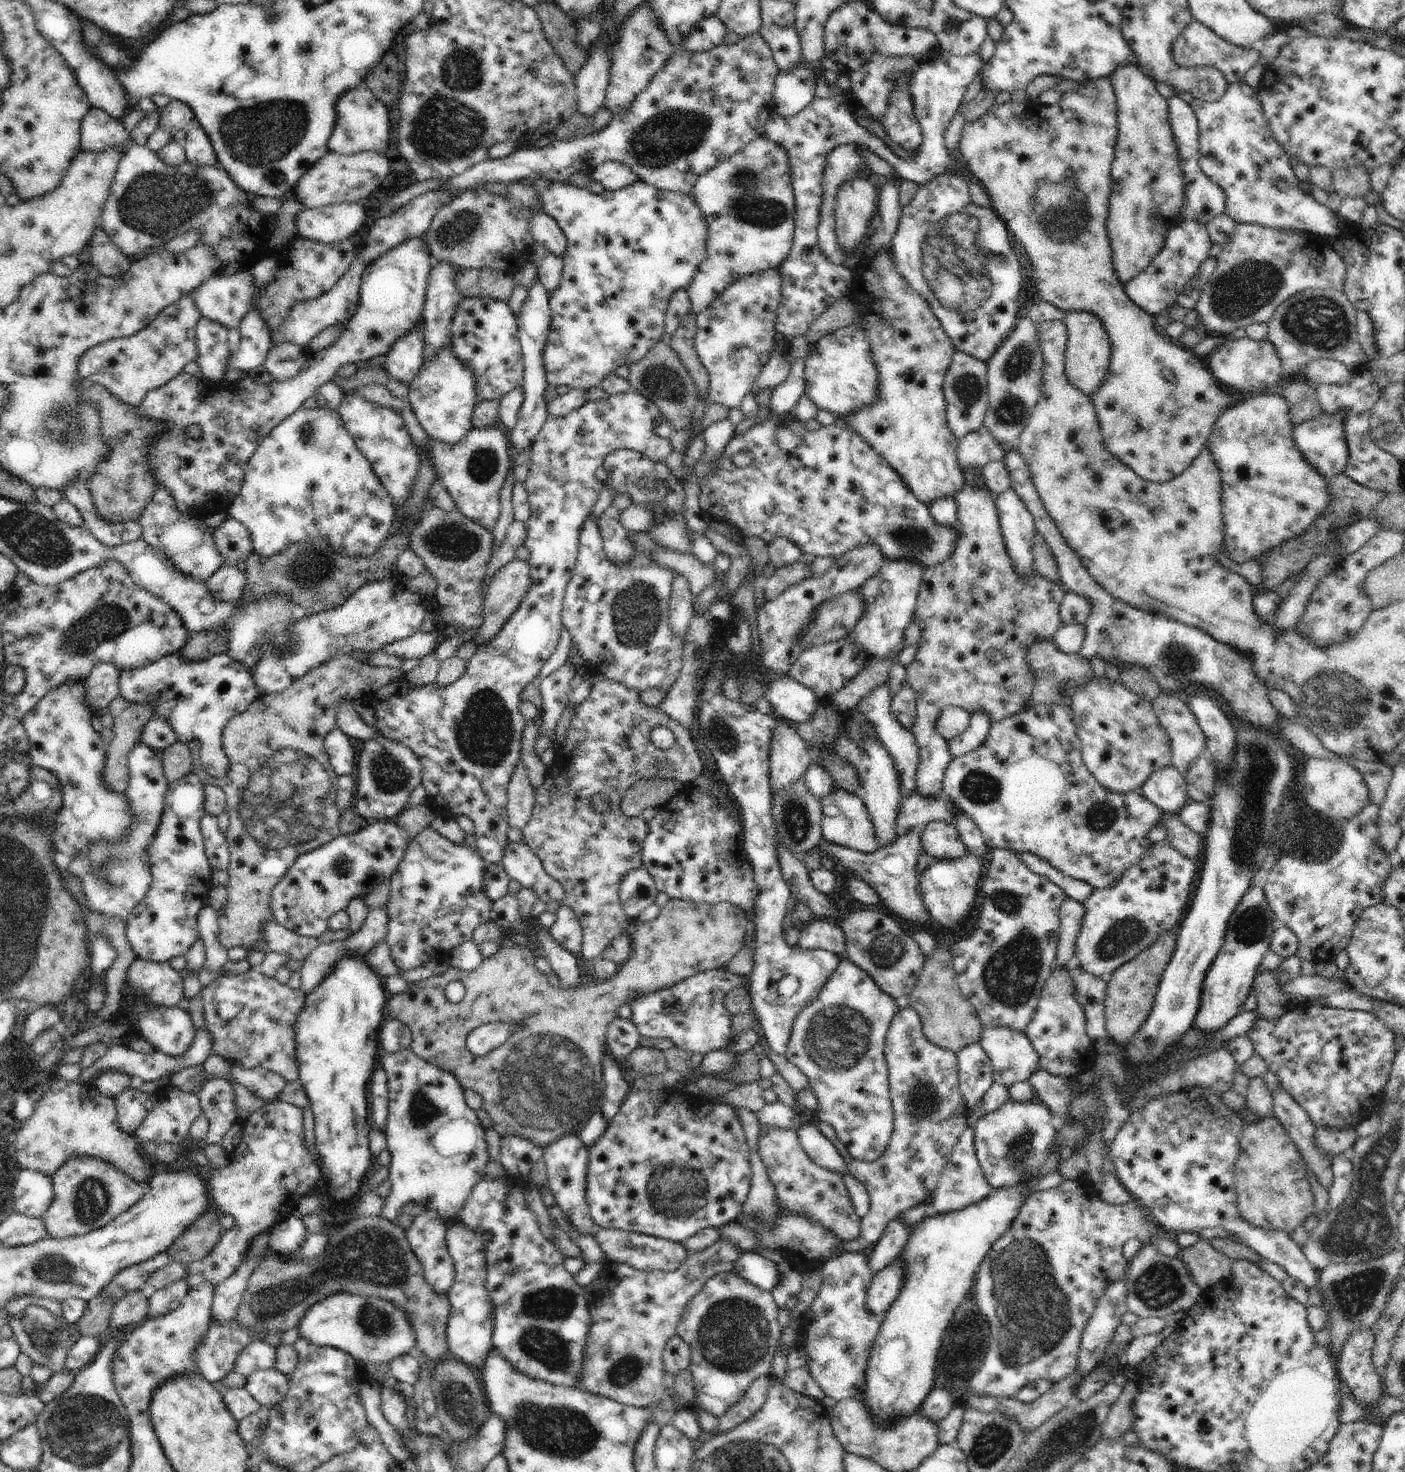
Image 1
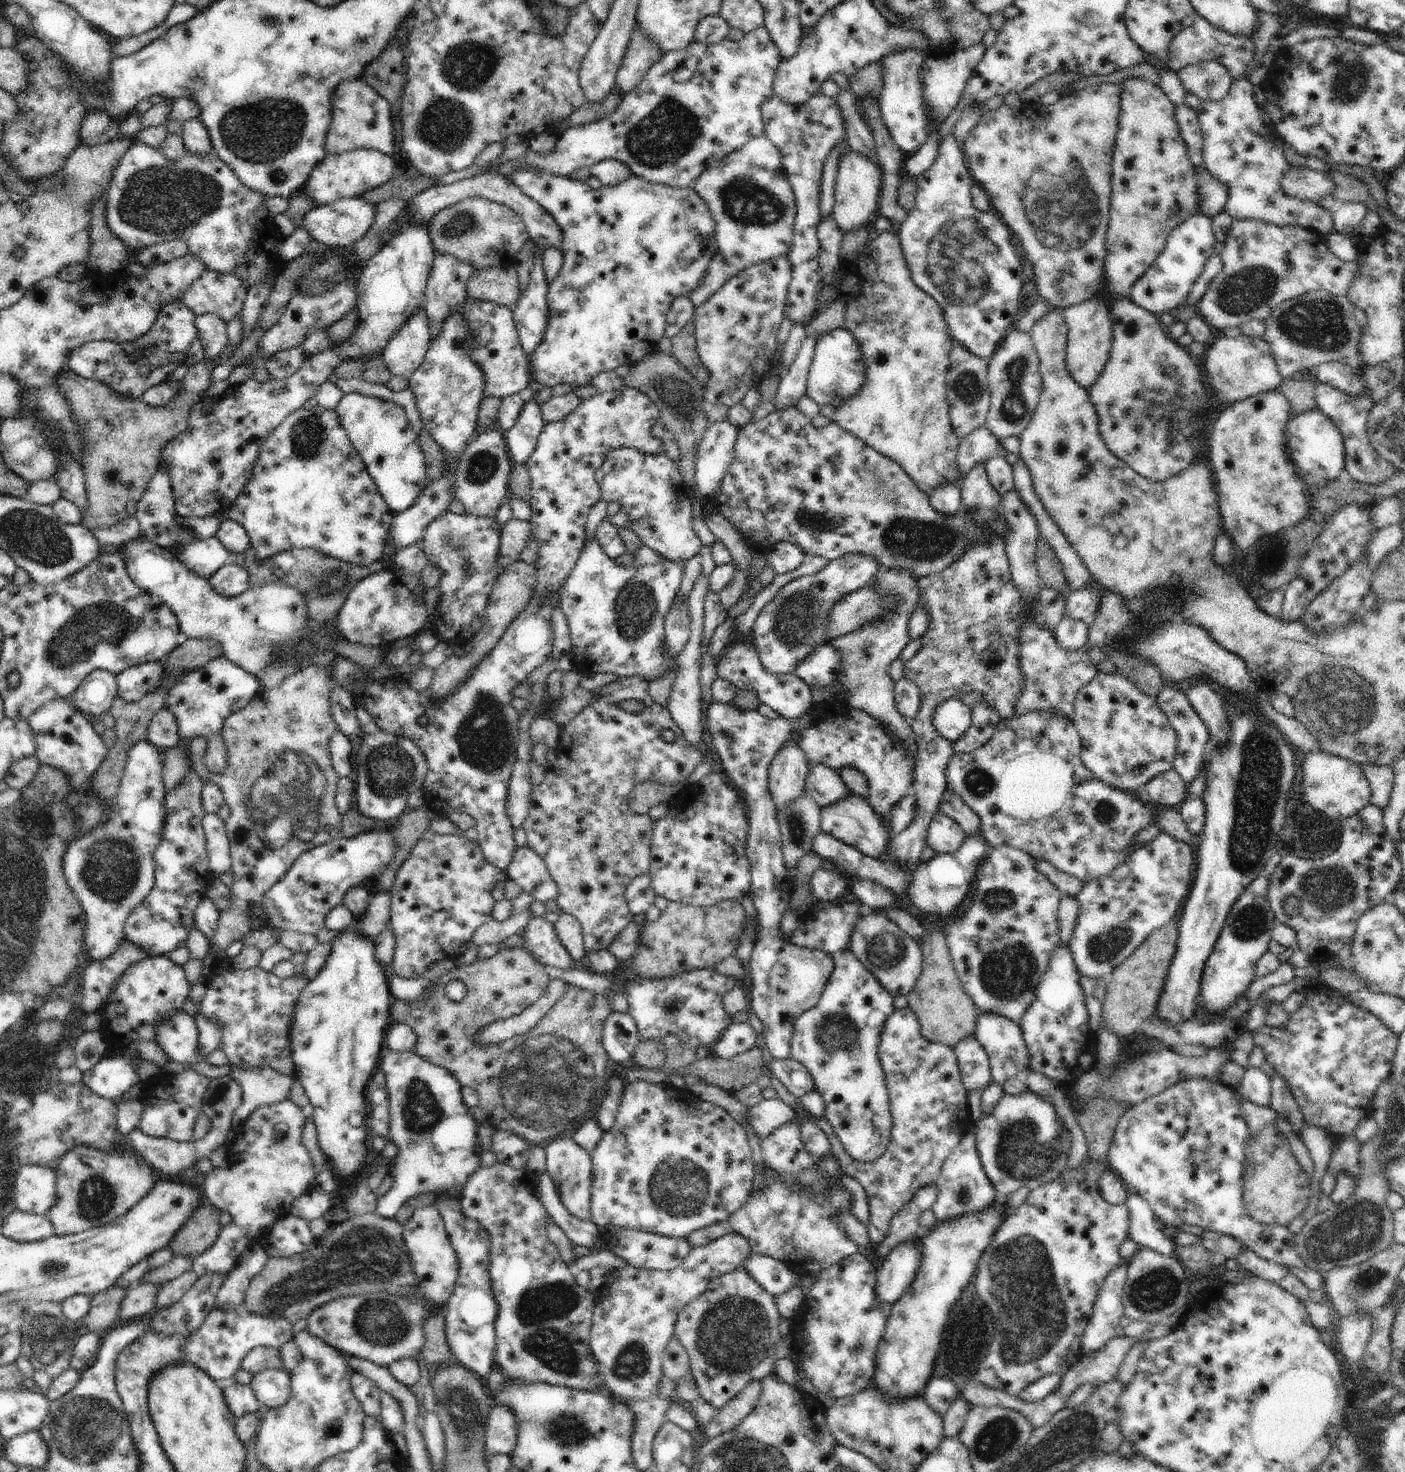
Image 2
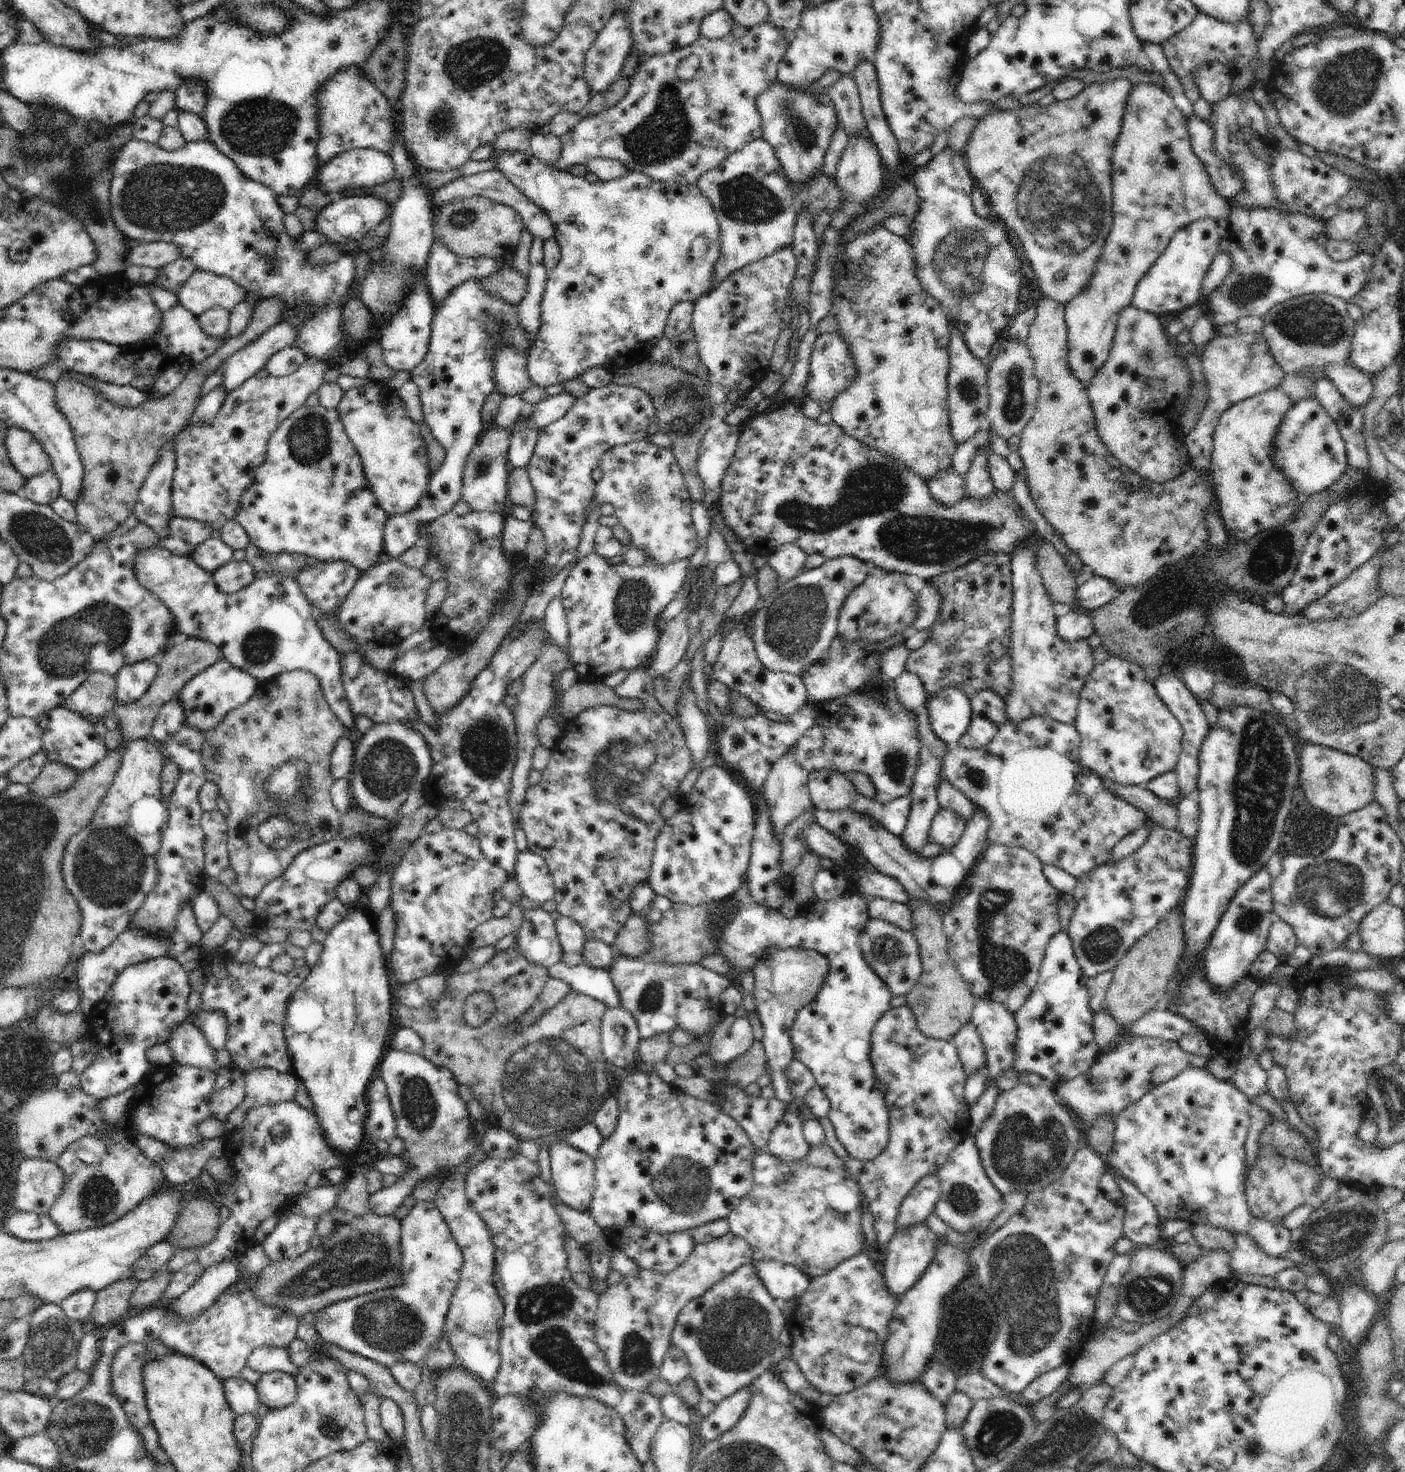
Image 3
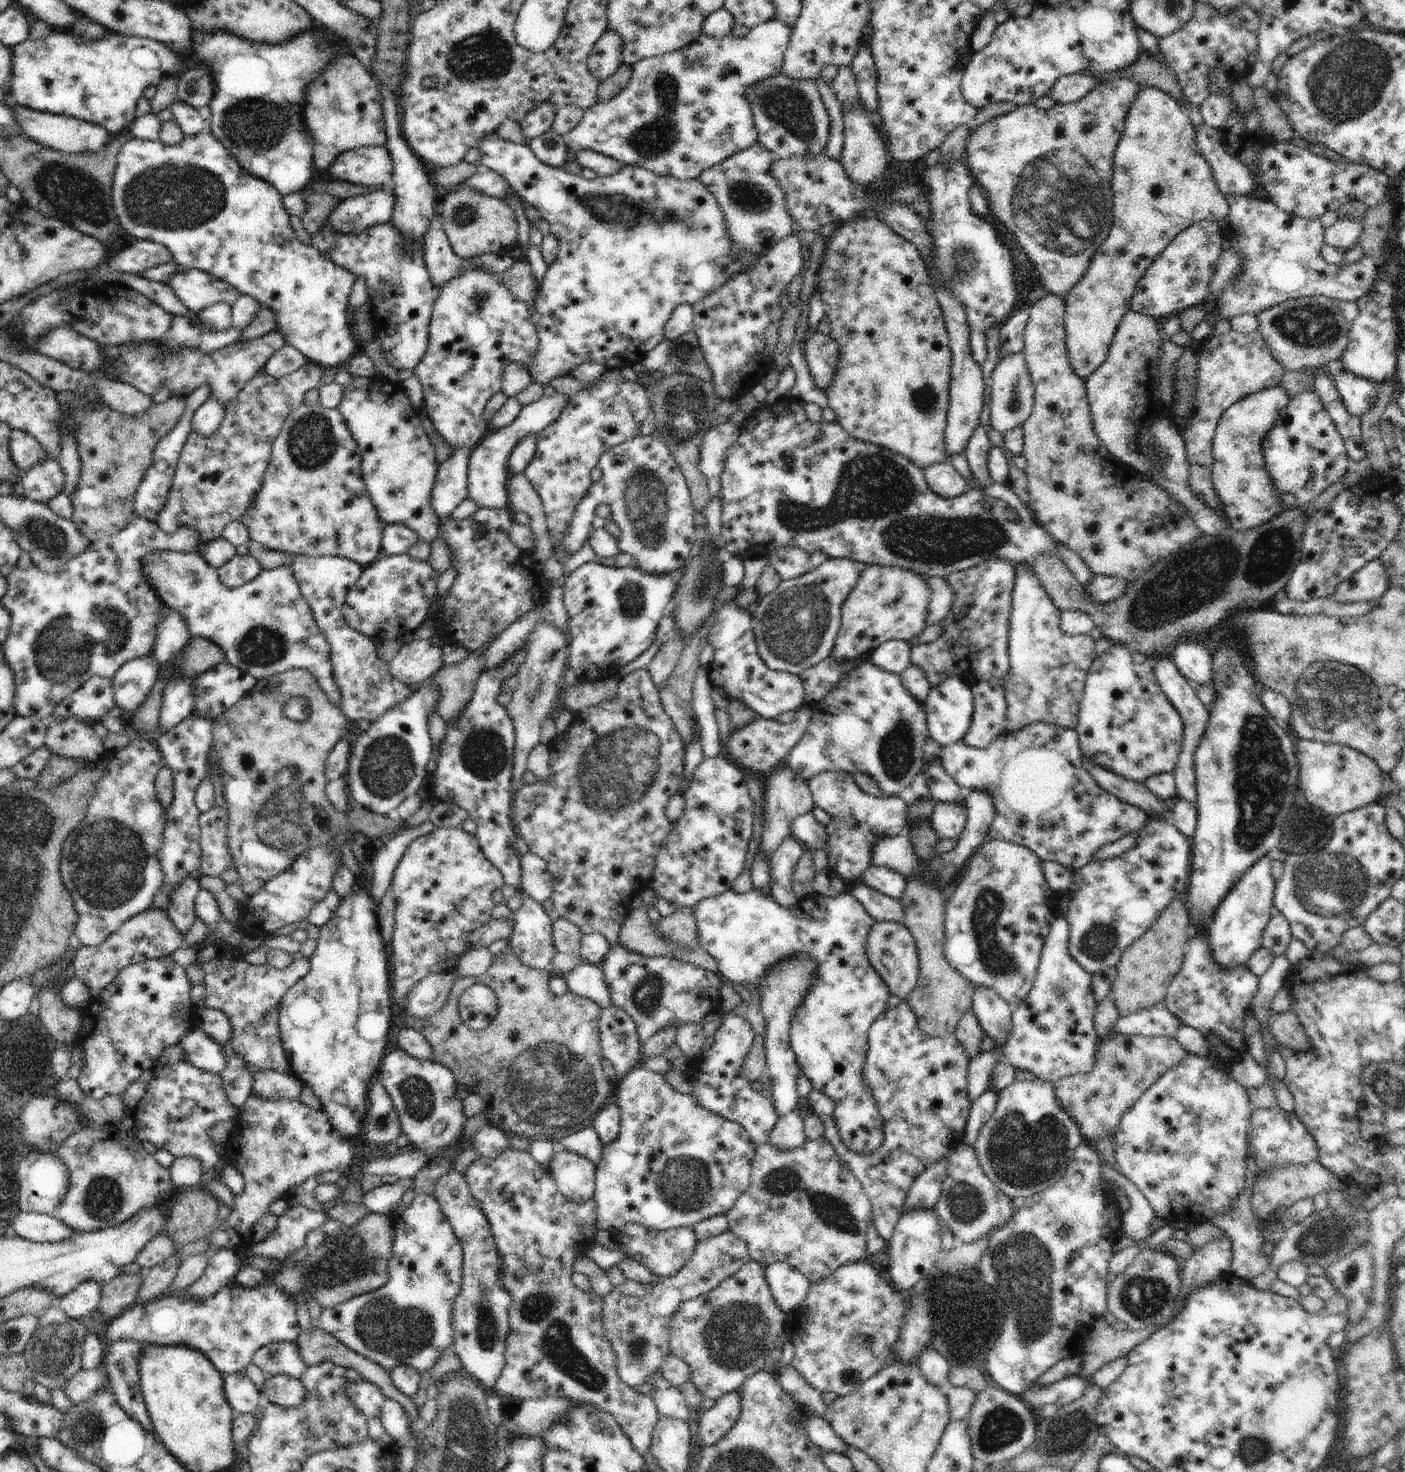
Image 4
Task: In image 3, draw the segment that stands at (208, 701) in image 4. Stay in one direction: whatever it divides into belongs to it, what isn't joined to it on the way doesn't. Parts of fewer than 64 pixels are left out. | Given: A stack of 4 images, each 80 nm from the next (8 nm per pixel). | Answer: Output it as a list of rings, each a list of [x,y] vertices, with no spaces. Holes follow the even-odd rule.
[[[218,660],[216,664],[212,664],[210,668],[206,668],[202,673],[194,676],[175,696],[184,708],[184,724],[190,728],[198,728],[200,732],[208,733],[210,730],[214,730],[228,712],[246,704],[252,698],[258,684],[259,682],[254,676],[232,666],[228,660]]]

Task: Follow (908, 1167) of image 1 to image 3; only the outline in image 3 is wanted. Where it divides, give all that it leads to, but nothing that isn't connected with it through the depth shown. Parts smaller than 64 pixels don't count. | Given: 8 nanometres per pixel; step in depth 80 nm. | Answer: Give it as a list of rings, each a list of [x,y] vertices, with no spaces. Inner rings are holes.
[[[906,1004],[888,1010],[878,1020],[874,1030],[872,1030],[871,1042],[870,1060],[874,1076],[876,1076],[876,1088],[884,1094],[884,1104],[886,1104],[889,1116],[888,1145],[873,1160],[858,1160],[858,1158],[850,1157],[842,1152],[835,1129],[827,1117],[821,1117],[818,1122],[825,1131],[826,1143],[834,1150],[836,1155],[839,1155],[842,1162],[846,1164],[850,1176],[861,1187],[867,1199],[867,1208],[874,1215],[878,1247],[885,1248],[897,1230],[896,1220],[898,1220],[899,1207],[904,1198],[908,1196],[908,1192],[924,1176],[937,1174],[952,1150],[969,1135],[971,1107],[965,1100],[967,1075],[962,1062],[959,1060],[954,1040],[930,1039],[923,1036],[918,1029],[917,1019],[914,1017],[913,1011]]]

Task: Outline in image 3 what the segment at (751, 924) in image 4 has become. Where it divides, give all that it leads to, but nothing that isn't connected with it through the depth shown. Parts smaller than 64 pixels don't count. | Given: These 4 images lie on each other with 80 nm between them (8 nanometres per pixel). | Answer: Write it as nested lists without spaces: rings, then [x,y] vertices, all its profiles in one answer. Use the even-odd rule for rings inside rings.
[[[858,893],[845,894],[833,900],[818,900],[811,905],[800,907],[798,914],[792,920],[788,920],[780,910],[770,910],[766,906],[760,906],[752,898],[748,903],[738,902],[738,906],[734,906],[736,910],[728,910],[728,904],[730,904],[728,899],[727,897],[720,900],[720,908],[724,908],[726,920],[712,920],[712,922],[726,924],[724,928],[716,928],[716,934],[718,934],[716,942],[721,942],[722,958],[726,958],[728,964],[732,966],[730,976],[737,983],[740,984],[738,981],[746,972],[754,972],[754,966],[770,948],[812,949],[824,954],[828,960],[828,974],[818,996],[808,1006],[804,1006],[796,1016],[791,1031],[791,1044],[795,1059],[812,1072],[816,1085],[830,1100],[827,1118],[835,1129],[842,1152],[858,1160],[873,1160],[888,1145],[889,1116],[884,1104],[884,1094],[876,1088],[876,1076],[870,1060],[871,1035],[878,1020],[891,1010],[890,1000],[893,995],[884,980],[866,964],[862,950],[858,946],[860,932],[864,932],[864,926],[870,922],[864,898]]]

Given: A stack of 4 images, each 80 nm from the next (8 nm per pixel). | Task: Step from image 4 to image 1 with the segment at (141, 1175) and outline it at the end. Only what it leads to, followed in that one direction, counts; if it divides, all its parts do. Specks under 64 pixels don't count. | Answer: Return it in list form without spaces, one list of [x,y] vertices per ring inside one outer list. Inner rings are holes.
[[[73,1157],[51,1176],[54,1200],[40,1219],[56,1240],[79,1237],[106,1226],[148,1192],[148,1181],[138,1183],[96,1157]]]

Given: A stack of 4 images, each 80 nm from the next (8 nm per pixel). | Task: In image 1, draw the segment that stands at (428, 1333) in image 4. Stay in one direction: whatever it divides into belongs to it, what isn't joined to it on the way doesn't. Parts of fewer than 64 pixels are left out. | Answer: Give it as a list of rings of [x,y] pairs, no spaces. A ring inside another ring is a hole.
[[[434,1211],[413,1219],[405,1235],[416,1258],[422,1263],[425,1279],[436,1292],[448,1292],[454,1284],[454,1263],[447,1249],[445,1222]],[[337,1292],[332,1296],[315,1302],[297,1324],[299,1338],[319,1347],[332,1347],[343,1350],[364,1363],[391,1363],[397,1356],[409,1353],[416,1344],[415,1332],[411,1322],[405,1317],[403,1309],[388,1300],[376,1297],[363,1297],[349,1292]]]

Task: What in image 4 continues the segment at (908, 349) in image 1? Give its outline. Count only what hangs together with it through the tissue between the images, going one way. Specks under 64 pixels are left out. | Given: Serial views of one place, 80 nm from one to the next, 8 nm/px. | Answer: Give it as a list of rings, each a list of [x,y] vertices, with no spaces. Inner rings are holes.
[[[859,216],[857,219],[842,223],[826,241],[822,264],[818,272],[820,280],[817,283],[817,292],[822,296],[822,302],[826,304],[826,316],[830,318],[832,328],[830,336],[832,336],[832,340],[836,340],[836,343],[840,344],[840,362],[836,366],[832,384],[828,384],[828,390],[825,391],[825,396],[828,397],[828,407],[836,414],[836,421],[842,426],[842,429],[853,438],[890,448],[893,452],[898,452],[901,456],[912,460],[912,463],[920,469],[928,468],[930,464],[936,462],[945,462],[944,430],[949,410],[952,352],[949,348],[945,317],[934,296],[927,265],[916,246],[893,232],[878,216],[872,216],[870,219]]]

